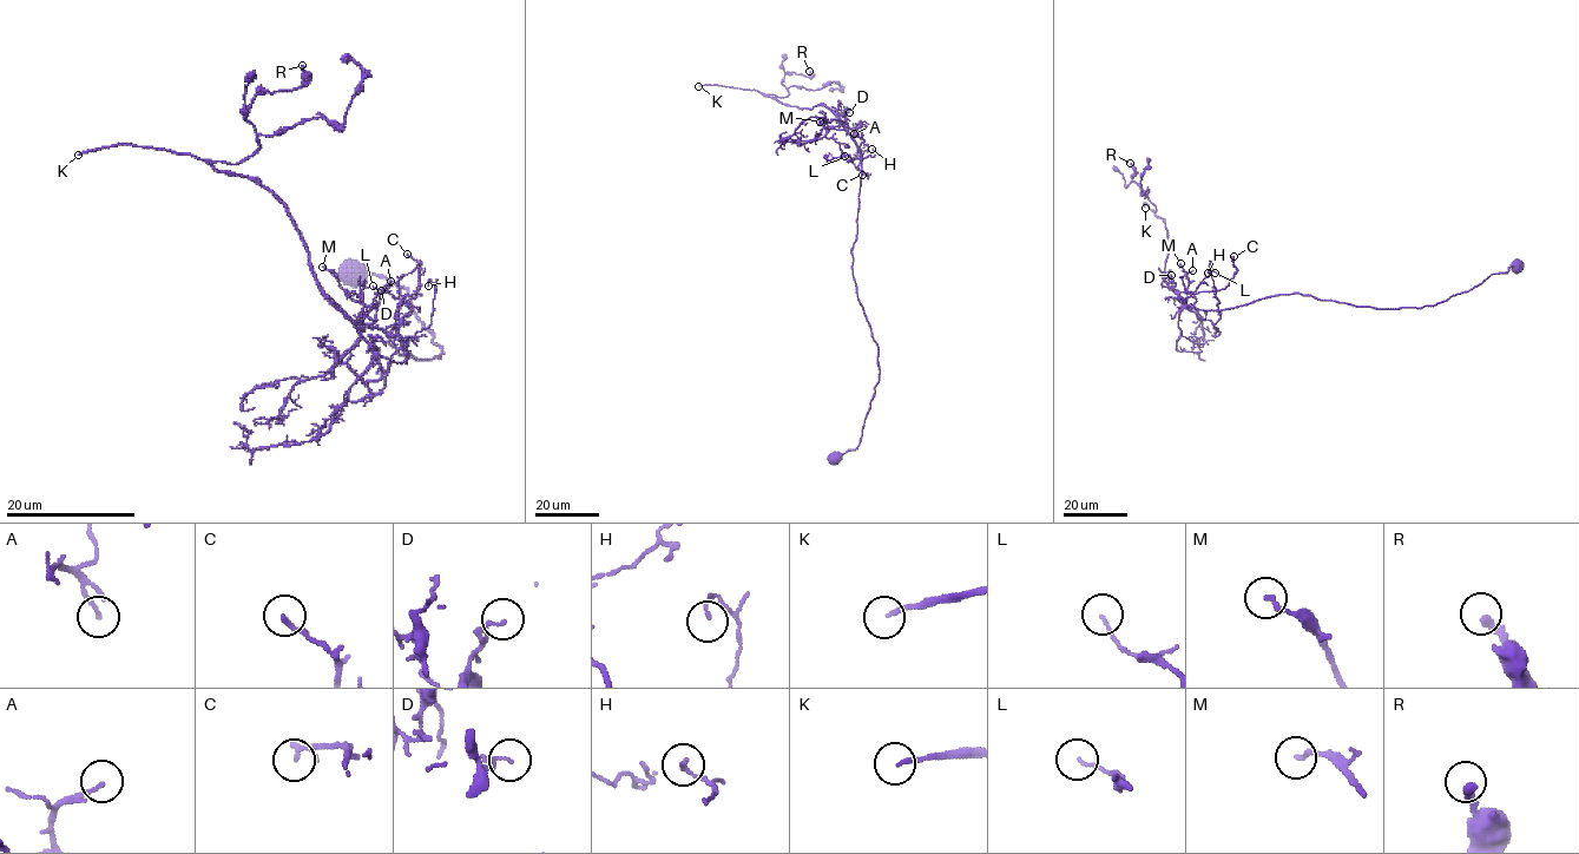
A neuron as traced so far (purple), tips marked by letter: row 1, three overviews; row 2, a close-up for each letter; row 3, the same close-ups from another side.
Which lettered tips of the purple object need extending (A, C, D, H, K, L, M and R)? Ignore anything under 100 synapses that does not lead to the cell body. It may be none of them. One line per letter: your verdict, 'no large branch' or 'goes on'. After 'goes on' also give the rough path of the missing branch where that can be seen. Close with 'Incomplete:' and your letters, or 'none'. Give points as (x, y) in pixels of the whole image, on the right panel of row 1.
A: no large branch
C: no large branch
D: no large branch
H: no large branch
K: goes on | (1145, 208), (1147, 221), (1159, 225), (1151, 215), (1152, 202), (1145, 197), (1155, 183), (1132, 221), (1125, 249)
L: no large branch
M: no large branch
R: no large branch
Incomplete: K

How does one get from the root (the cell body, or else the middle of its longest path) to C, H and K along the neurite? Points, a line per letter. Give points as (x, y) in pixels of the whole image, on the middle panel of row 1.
C: (834, 455), (859, 445), (880, 378), (879, 347), (851, 269), (861, 152), (840, 120), (860, 151), (862, 175)
H: (834, 455), (859, 445), (880, 367), (851, 269), (861, 152), (840, 123), (826, 135), (851, 162), (872, 149)
K: (834, 455), (859, 445), (880, 378), (879, 347), (851, 269), (860, 150), (824, 106), (698, 86)

